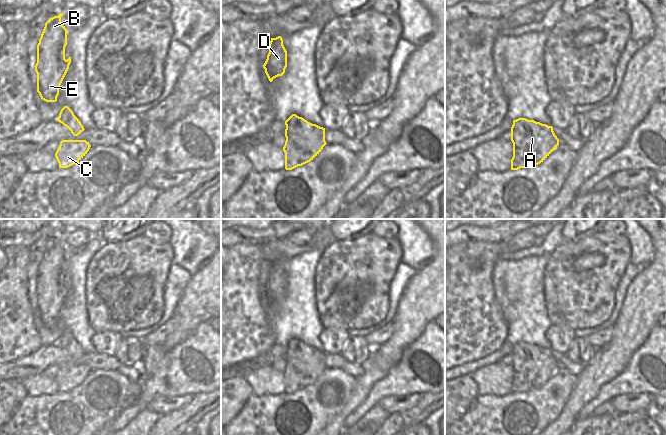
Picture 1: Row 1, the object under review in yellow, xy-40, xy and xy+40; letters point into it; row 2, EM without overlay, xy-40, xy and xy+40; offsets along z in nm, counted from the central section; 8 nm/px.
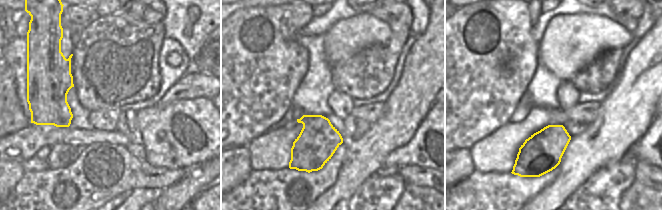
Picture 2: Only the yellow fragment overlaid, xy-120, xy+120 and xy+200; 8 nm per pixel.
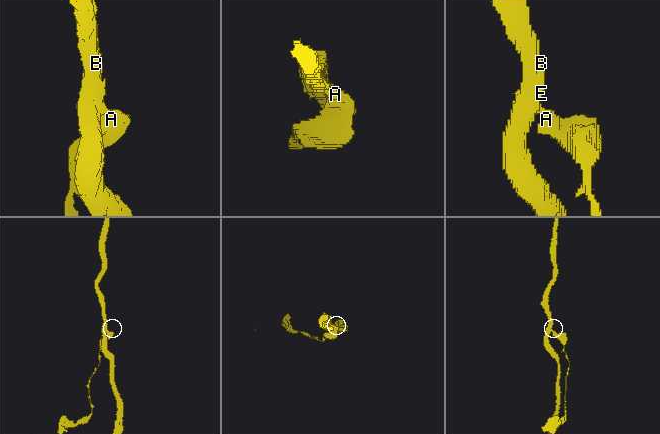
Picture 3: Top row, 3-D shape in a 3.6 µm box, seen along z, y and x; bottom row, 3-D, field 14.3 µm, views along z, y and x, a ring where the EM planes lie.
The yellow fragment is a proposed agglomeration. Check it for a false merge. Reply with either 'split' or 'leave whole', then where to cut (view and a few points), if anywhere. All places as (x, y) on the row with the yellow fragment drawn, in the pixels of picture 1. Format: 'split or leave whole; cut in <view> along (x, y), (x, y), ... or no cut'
split; cut in xy-40 along (75, 116), (63, 124)

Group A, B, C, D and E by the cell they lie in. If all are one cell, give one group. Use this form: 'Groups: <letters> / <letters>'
Groups: A C / B D E

